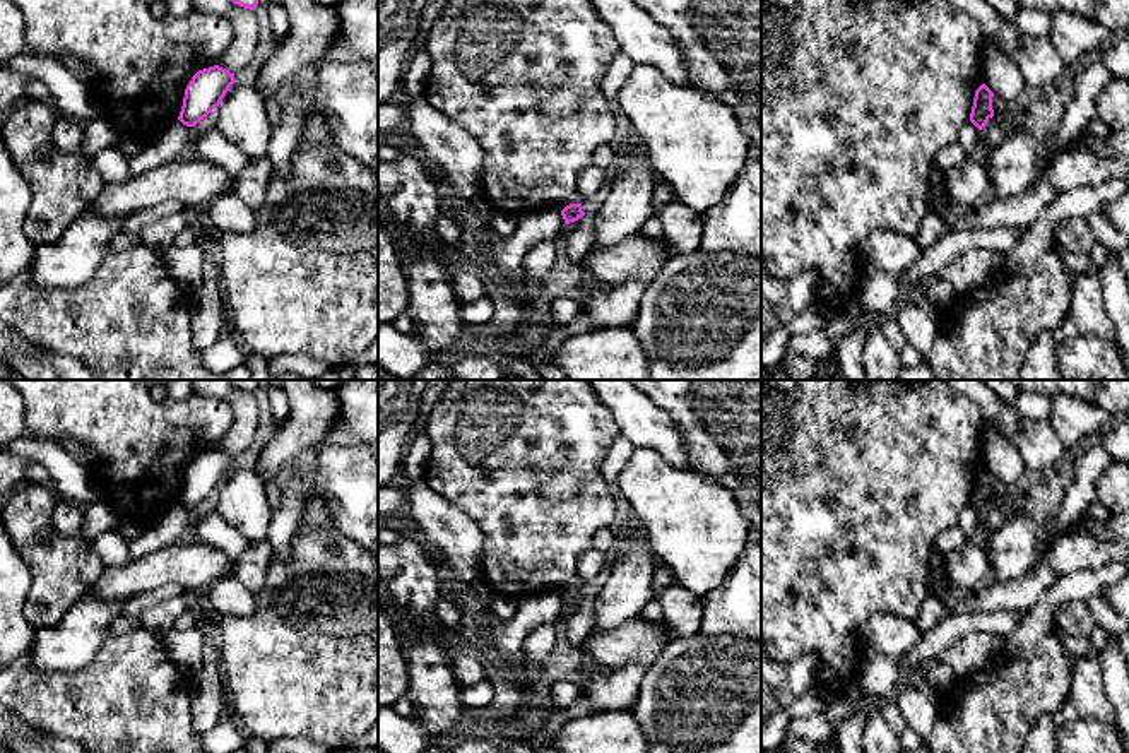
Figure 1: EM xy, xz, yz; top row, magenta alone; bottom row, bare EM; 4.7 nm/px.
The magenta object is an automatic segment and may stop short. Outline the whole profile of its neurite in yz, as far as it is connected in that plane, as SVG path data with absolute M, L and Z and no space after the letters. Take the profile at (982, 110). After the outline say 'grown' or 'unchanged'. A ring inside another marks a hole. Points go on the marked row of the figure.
M982 84L975 91L973 106L972 106L972 113L970 113L970 122L978 130L982 130L987 125L987 122L994 116L992 96L994 96L994 92L985 84Z; unchanged

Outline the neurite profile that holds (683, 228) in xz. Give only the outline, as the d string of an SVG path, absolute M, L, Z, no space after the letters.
M671 200L662 205L657 217L662 222L662 240L672 245L679 255L688 255L700 248L703 234L701 214L677 200Z

